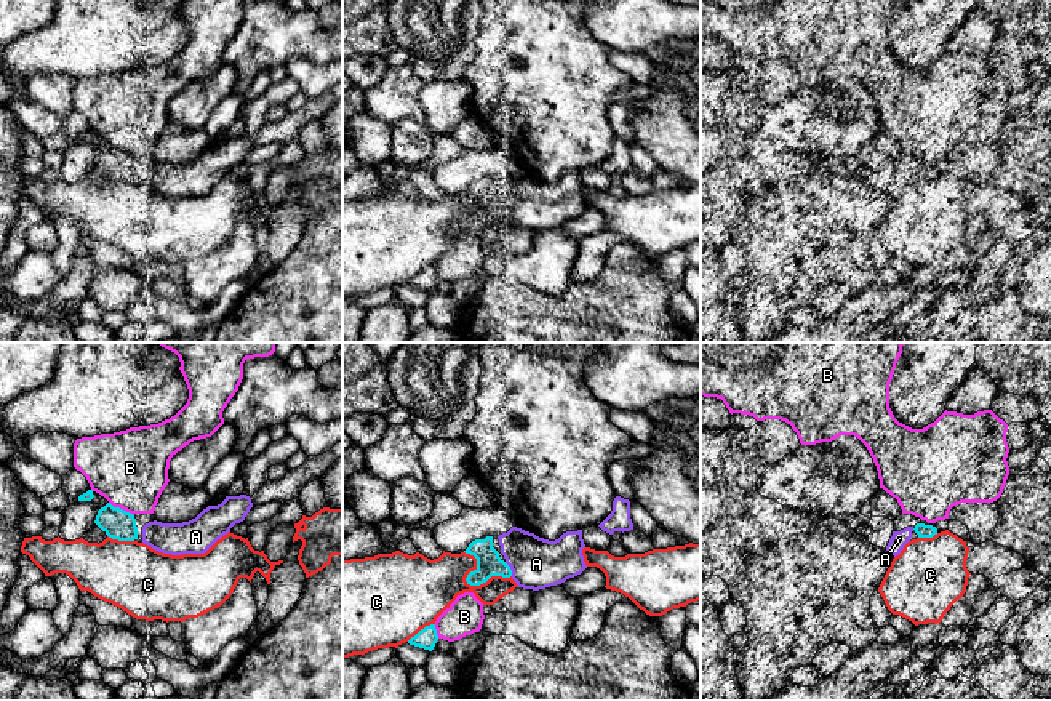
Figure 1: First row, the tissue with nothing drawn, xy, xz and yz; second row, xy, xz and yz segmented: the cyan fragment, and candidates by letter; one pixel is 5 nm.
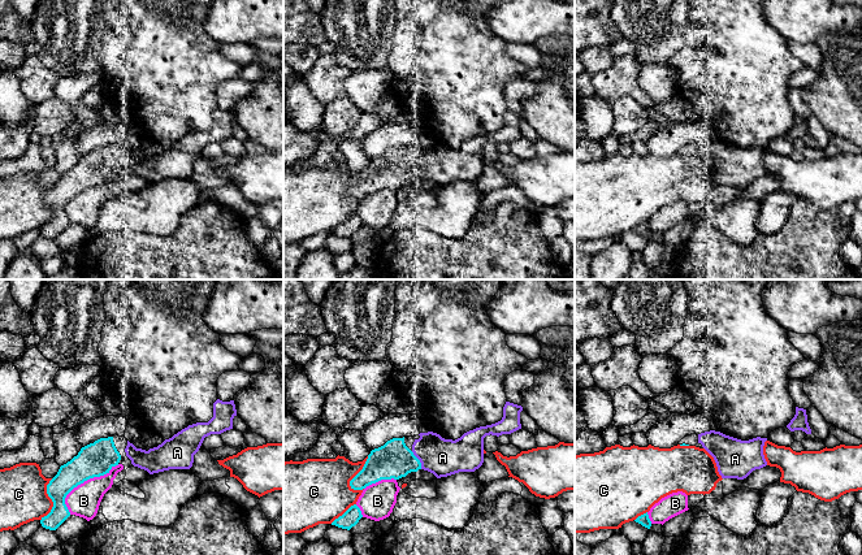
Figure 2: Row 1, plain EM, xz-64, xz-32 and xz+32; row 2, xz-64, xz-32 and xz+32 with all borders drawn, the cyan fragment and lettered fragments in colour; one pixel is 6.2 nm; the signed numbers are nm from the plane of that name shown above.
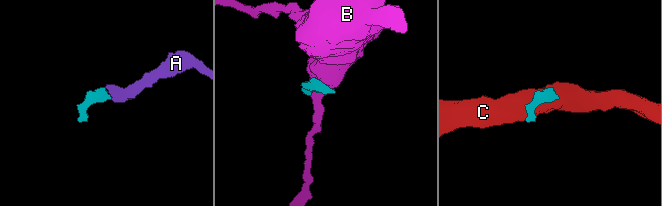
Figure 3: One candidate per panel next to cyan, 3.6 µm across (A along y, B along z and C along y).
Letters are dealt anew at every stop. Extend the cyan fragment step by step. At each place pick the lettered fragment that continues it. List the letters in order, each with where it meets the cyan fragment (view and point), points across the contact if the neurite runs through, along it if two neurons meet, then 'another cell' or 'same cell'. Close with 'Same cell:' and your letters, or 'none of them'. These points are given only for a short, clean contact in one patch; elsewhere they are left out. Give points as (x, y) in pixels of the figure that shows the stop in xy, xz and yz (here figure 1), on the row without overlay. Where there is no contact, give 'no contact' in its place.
A: xz (509, 210) | same cell
B: xy (122, 151) | another cell
C: xz (472, 226) | another cell
Same cell: A

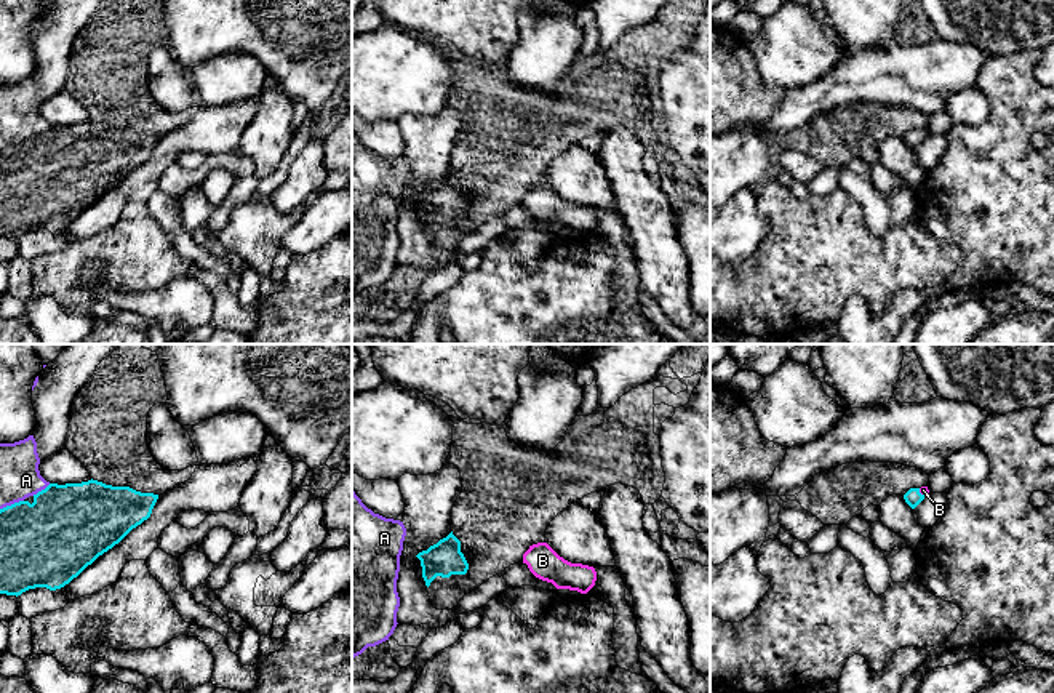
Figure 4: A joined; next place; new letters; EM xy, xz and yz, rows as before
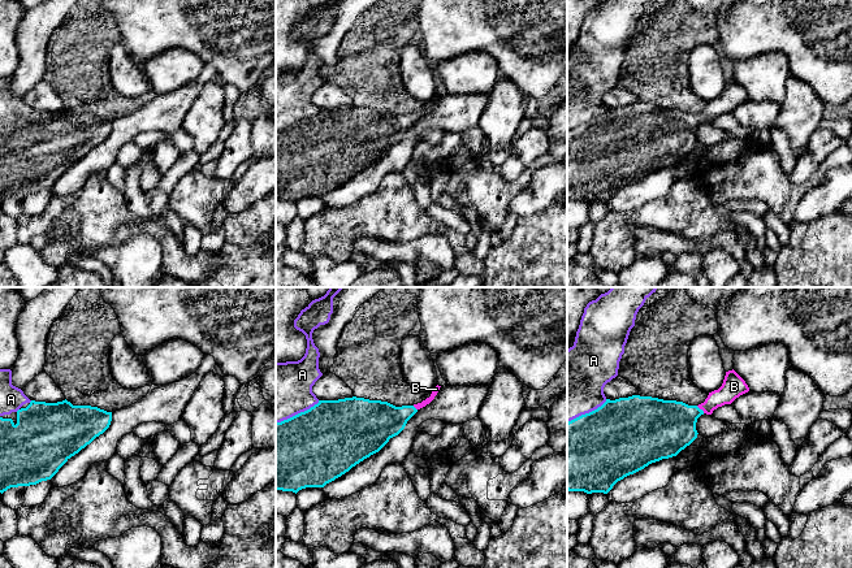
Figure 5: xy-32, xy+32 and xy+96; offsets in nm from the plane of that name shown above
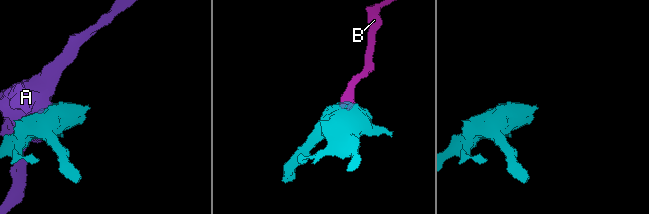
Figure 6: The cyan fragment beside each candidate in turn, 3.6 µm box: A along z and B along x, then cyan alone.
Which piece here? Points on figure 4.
A: xy (42, 132) | another cell
B: yz (920, 135) | across yz (912, 138), (920, 135), (923, 132) | same cell
Same cell: B

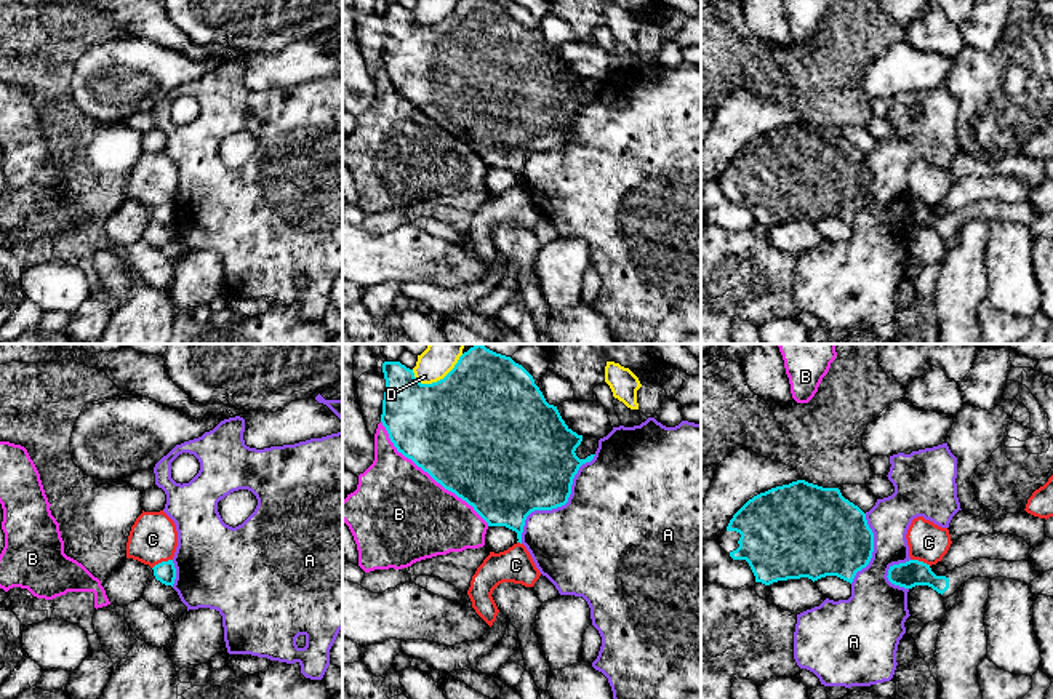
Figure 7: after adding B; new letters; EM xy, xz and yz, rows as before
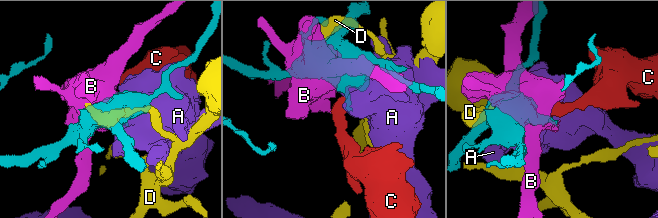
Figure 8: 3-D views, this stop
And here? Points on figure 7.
A: xz (559, 147) | another cell
B: xz (429, 115) | another cell
C: xy (162, 203) | along xy (172, 200), (162, 202), (152, 210) | another cell
D: xz (437, 23) | another cell
Same cell: none of them

